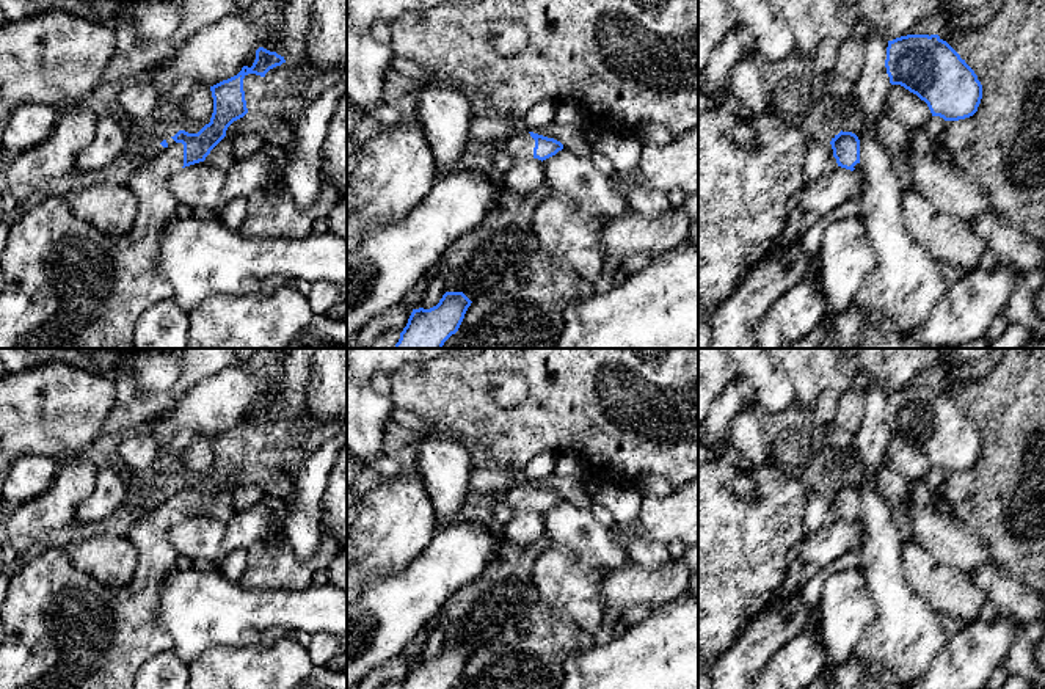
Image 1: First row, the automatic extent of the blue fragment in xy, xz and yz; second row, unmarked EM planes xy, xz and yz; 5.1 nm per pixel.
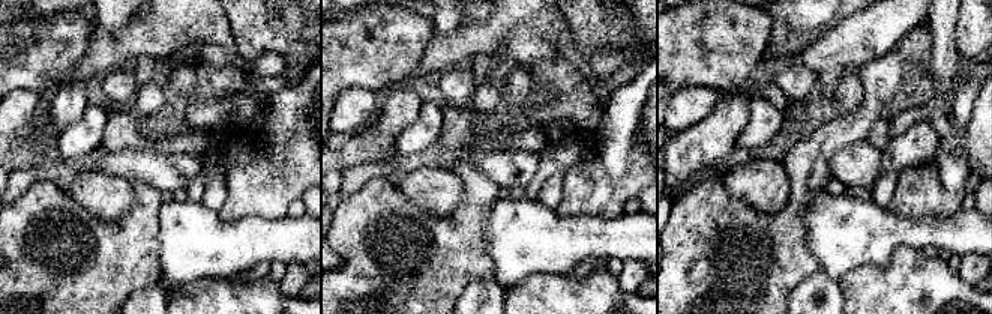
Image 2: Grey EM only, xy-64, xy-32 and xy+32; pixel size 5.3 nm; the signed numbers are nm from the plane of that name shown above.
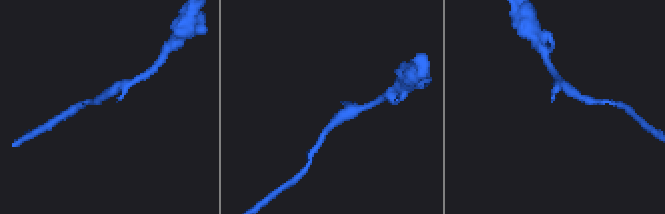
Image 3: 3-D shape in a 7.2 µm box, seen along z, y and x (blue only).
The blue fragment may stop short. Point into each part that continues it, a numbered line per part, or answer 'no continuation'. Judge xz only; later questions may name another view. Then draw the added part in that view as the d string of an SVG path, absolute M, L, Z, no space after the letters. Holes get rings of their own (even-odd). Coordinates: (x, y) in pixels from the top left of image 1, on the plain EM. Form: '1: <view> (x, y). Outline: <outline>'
1: xz (521, 496). Outline: M529 482L518 483L507 491L490 498L493 504L502 502L513 510L533 510L533 499L535 491L530 488Z

